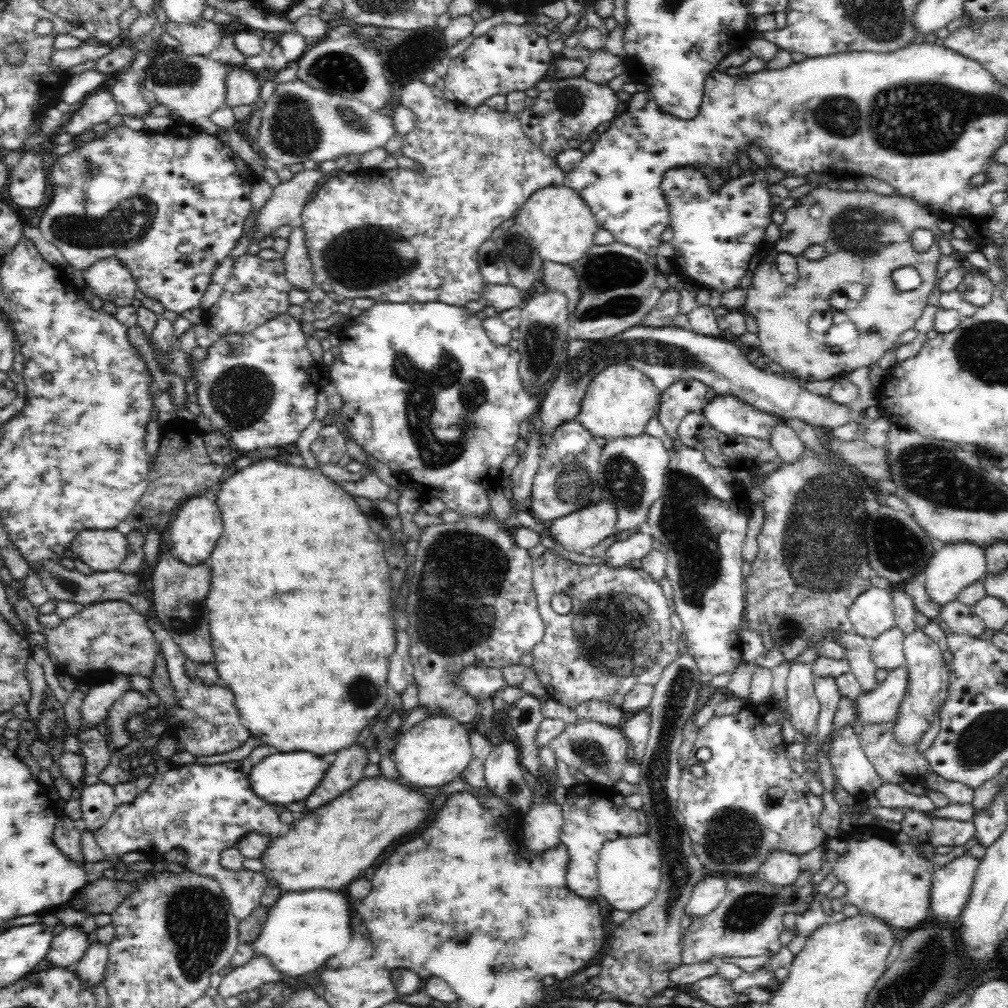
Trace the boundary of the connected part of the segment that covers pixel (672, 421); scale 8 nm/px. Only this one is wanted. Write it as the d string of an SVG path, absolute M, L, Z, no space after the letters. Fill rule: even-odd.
M688 379L673 382L664 392L657 418L670 438L678 439L678 424L689 412L701 411L706 405L707 386L702 381Z

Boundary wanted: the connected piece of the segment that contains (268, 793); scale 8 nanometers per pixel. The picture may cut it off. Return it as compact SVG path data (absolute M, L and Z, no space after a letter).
M272 751L270 756L266 756L252 767L247 775L249 787L260 800L275 806L305 801L324 778L331 762L330 758L318 757L310 752L277 753Z

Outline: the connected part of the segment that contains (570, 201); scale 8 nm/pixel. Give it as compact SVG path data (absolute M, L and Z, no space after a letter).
M556 185L534 191L528 201L518 210L516 222L530 234L533 246L543 261L571 265L588 253L599 230L589 206L580 194L568 186Z

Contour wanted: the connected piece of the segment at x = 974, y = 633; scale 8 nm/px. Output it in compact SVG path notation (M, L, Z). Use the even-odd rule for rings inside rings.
M957 598L942 607L940 616L949 636L964 634L968 637L977 637L987 629L982 619L974 613L973 607L960 603Z

